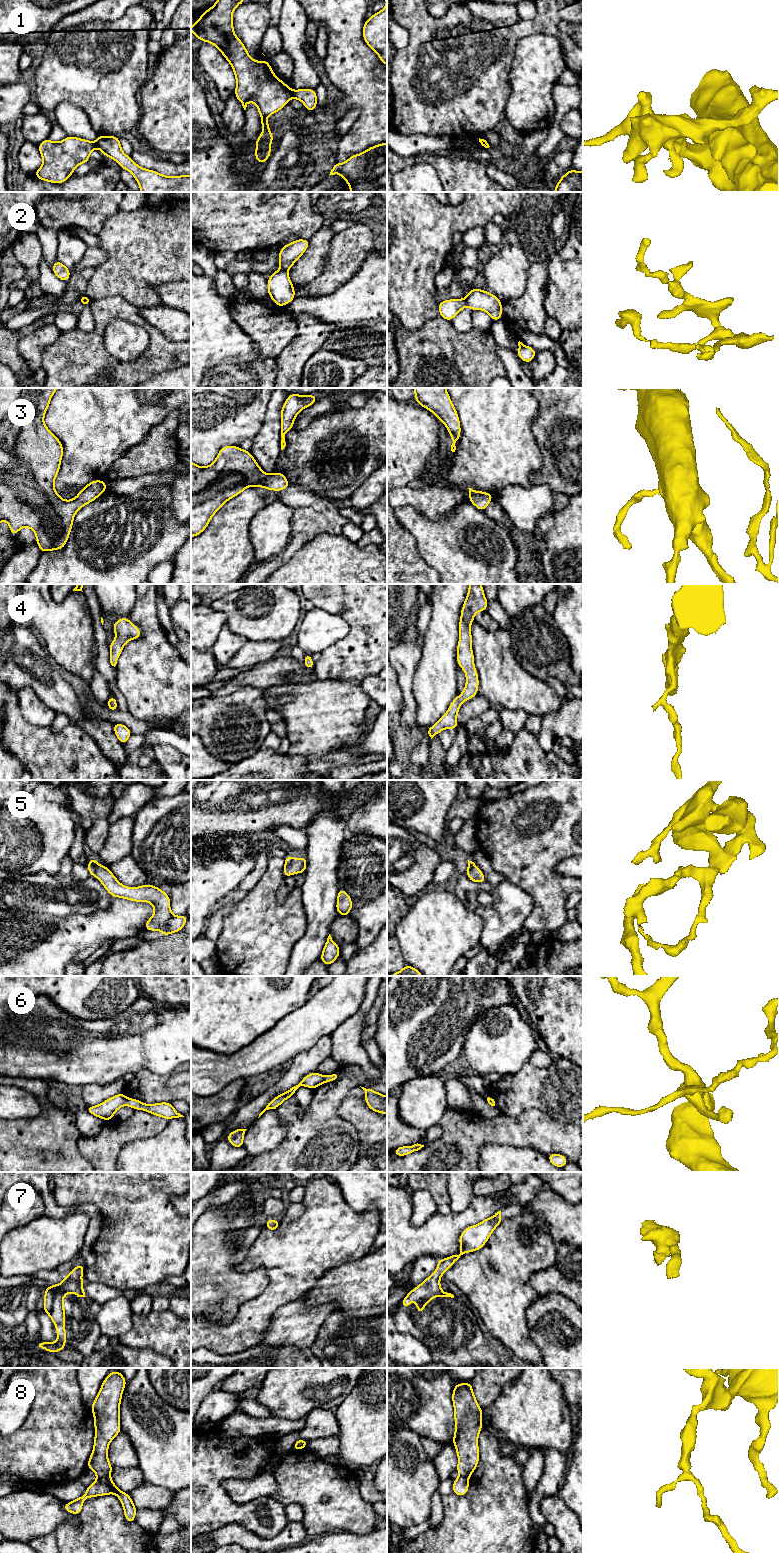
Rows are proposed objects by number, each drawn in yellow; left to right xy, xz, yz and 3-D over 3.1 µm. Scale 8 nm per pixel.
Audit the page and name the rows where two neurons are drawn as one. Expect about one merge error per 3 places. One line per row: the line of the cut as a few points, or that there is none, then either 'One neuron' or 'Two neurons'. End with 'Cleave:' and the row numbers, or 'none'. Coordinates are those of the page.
1: Split along xz (291, 90), (293, 96). Two neurons
2: Split along yz (464, 298), (466, 305). Two neurons
3: No split. One neuron
4: No split. One neuron
5: Split along xy (97, 865), (94, 875). Two neurons
6: No split. One neuron
7: No split. One neuron
8: Split along xy (109, 1476), (98, 1478). Two neurons
Cleave: 1, 2, 5, 8

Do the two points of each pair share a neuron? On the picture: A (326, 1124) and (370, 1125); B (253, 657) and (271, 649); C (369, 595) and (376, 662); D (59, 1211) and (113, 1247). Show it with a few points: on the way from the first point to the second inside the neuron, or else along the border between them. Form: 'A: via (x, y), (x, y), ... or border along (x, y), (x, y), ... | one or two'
A: border along (339, 1107), (337, 1114), (354, 1126), (360, 1148) | two
B: via (257, 653), (267, 649) | one
C: via (373, 612), (373, 645) | one
D: border along (53, 1190), (55, 1201), (58, 1204), (79, 1204) | two

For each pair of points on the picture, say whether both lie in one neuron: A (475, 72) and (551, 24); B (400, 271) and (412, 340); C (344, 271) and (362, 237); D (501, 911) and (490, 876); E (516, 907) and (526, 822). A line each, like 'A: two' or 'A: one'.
A: one
B: two
C: one
D: two
E: two

